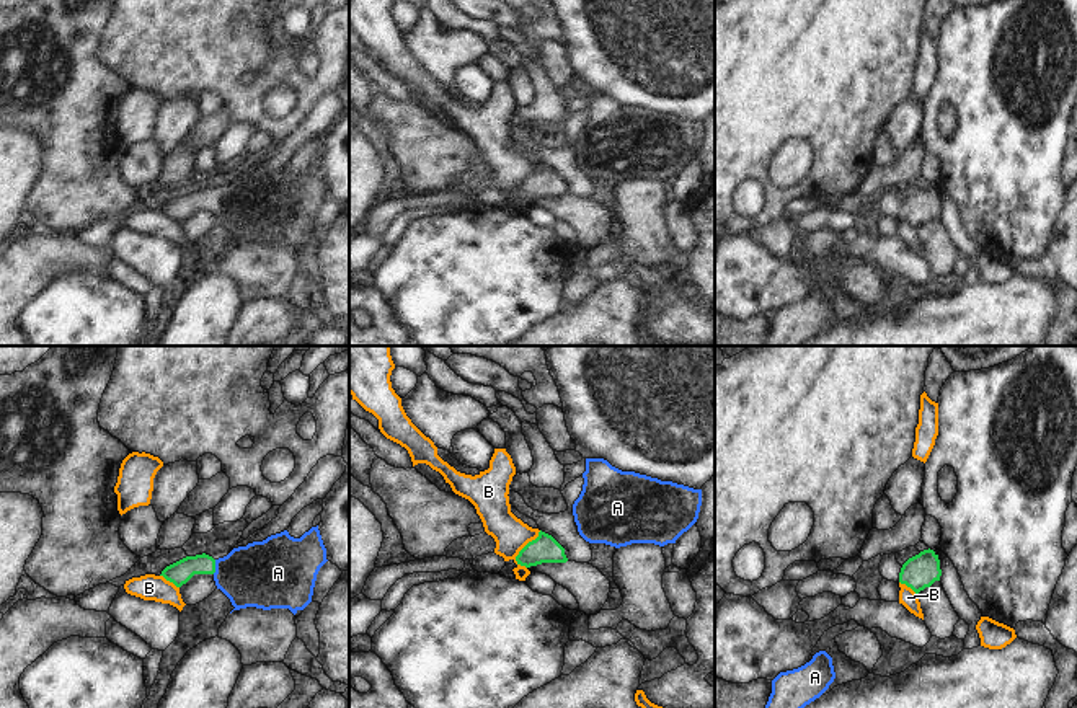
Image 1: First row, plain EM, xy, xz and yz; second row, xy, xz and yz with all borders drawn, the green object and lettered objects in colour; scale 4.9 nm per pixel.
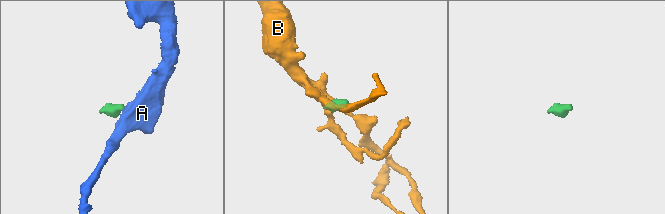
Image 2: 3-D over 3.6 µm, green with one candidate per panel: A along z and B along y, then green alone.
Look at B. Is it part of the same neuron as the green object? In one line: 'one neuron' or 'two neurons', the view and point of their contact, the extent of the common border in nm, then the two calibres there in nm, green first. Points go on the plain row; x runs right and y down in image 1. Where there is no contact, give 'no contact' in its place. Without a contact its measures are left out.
two neurons; meets green in xz at (524, 181); contact 200 nm long; 140 nm thick on the green side, 170 nm on the other

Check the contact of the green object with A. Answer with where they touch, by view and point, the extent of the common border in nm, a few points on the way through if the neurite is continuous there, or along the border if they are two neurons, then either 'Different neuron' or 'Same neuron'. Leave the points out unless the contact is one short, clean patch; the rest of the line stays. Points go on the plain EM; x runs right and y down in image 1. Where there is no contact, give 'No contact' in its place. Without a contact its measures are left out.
Touches green at xy (214, 201). Shared border 70 nm. Path across: xy (178, 207), (188, 201), (214, 201), (234, 209), (263, 209). Same neuron

